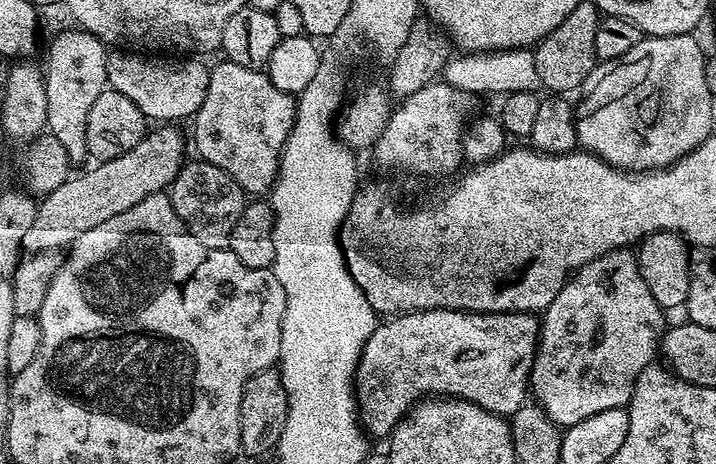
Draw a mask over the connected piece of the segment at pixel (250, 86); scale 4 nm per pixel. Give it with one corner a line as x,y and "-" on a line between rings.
225,59
217,68
211,69
206,98
194,117
196,125
192,128
192,136
196,139
195,155
226,170
226,174
230,174
230,178
234,178
234,182
238,182
238,186
242,186
245,193
271,193
276,176
280,173
280,155
294,126
296,101
297,97
293,93
278,90
278,86
270,82
267,71
238,66

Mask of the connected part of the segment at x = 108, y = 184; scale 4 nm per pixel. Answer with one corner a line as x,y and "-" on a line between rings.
176,126
157,128
160,128
157,132
152,130
144,135
142,142
138,142
138,146
134,146
134,150
126,150
126,154
122,154
122,158
101,160
92,166
96,168
82,173
81,176
73,175
66,182
62,182
62,186
58,186
58,190
49,192
47,196
43,197
36,205
34,222
30,222
30,230
26,230
25,253
67,249
83,232
94,230
94,226
106,222
106,218
114,218
114,214
122,214
122,210
130,210
130,206
138,206
138,202
142,202
142,198
150,198
150,194
171,189
174,178
186,163
184,136
176,129
179,128

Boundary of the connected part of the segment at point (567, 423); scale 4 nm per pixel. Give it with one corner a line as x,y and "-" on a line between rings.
635,251
607,252
577,268
562,290
558,290
558,298
544,309
540,320
540,340
536,343
530,377
530,392
534,400
536,396
539,409
553,424
565,429
582,422
582,418
590,418
590,414
625,407
638,374
657,359
666,331
664,316
665,309
654,302
646,282
642,282

